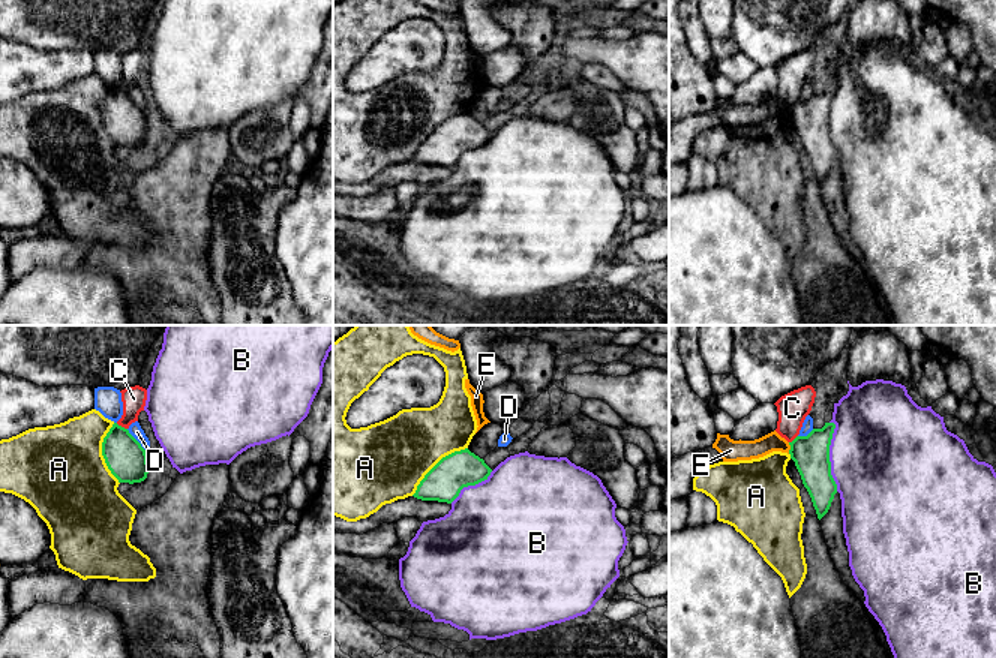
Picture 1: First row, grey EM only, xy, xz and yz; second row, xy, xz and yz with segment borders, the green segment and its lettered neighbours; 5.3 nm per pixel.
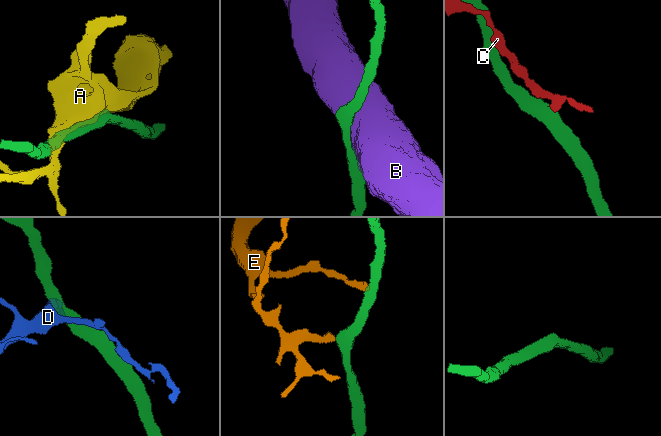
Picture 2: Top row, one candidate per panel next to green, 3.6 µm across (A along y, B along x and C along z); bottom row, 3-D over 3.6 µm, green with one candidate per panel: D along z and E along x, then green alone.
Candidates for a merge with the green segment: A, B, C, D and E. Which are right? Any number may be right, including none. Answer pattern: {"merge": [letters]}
{"merge": []}

